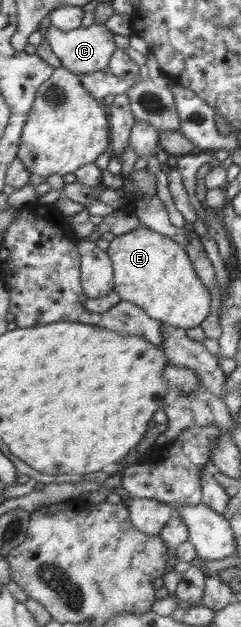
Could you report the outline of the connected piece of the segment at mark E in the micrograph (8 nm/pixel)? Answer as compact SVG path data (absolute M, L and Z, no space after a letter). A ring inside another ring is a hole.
M139 225L128 233L116 236L110 241L106 252L111 258L114 270L114 291L120 295L122 301L129 301L141 307L152 319L185 330L199 326L210 315L211 293L209 289L206 289L203 281L197 277L195 267L185 247L169 236Z

